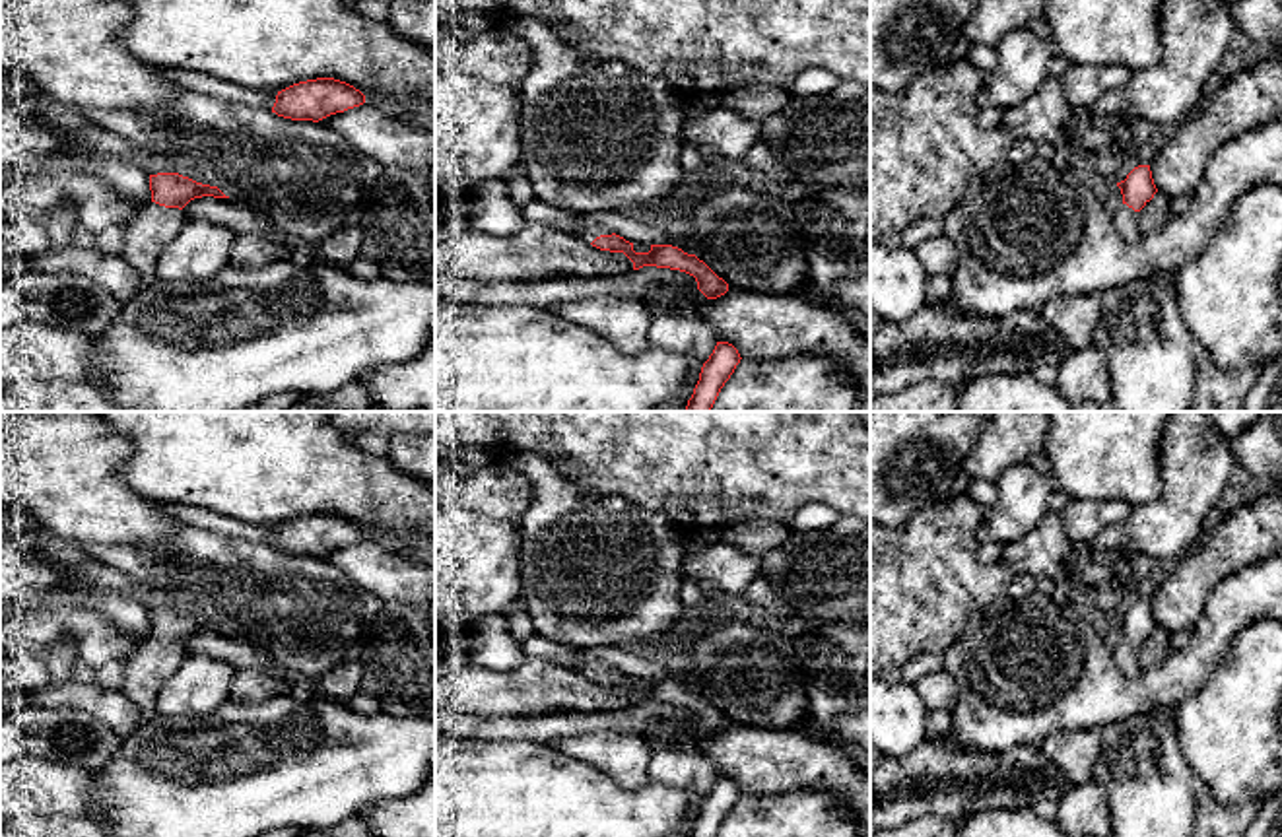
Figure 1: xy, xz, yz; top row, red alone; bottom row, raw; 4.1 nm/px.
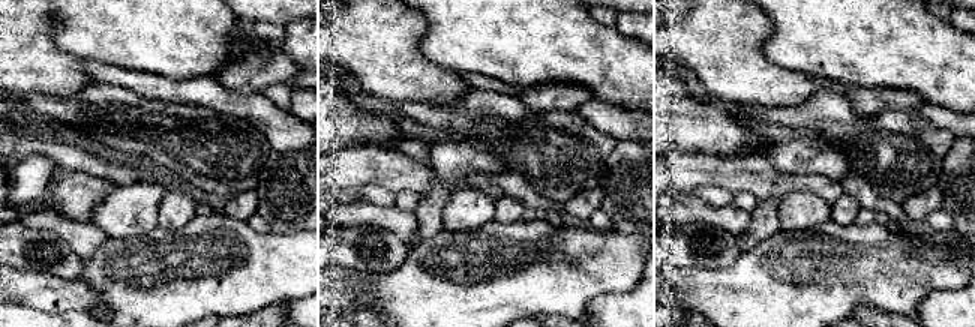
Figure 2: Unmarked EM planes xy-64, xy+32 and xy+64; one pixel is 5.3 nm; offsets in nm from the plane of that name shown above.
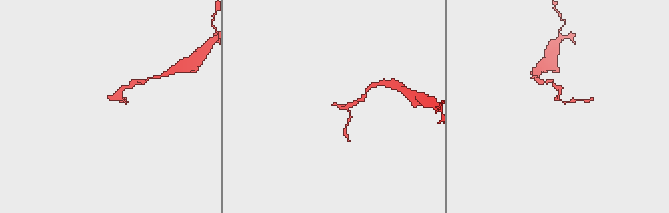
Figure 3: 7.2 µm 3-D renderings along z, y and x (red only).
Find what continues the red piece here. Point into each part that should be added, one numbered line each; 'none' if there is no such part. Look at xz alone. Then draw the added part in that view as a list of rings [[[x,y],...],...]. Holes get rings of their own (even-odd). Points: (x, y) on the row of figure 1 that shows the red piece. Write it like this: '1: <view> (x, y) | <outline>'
1: xz (535, 210) | [[[536,196],[530,202],[526,202],[521,208],[521,212],[523,212],[524,221],[546,223],[546,225],[550,225],[554,229],[575,235],[575,237],[579,237],[579,239],[583,239],[587,243],[592,243],[600,235],[612,235],[610,229],[600,227],[600,225],[579,227],[575,212],[556,208],[554,204],[542,202]]]

